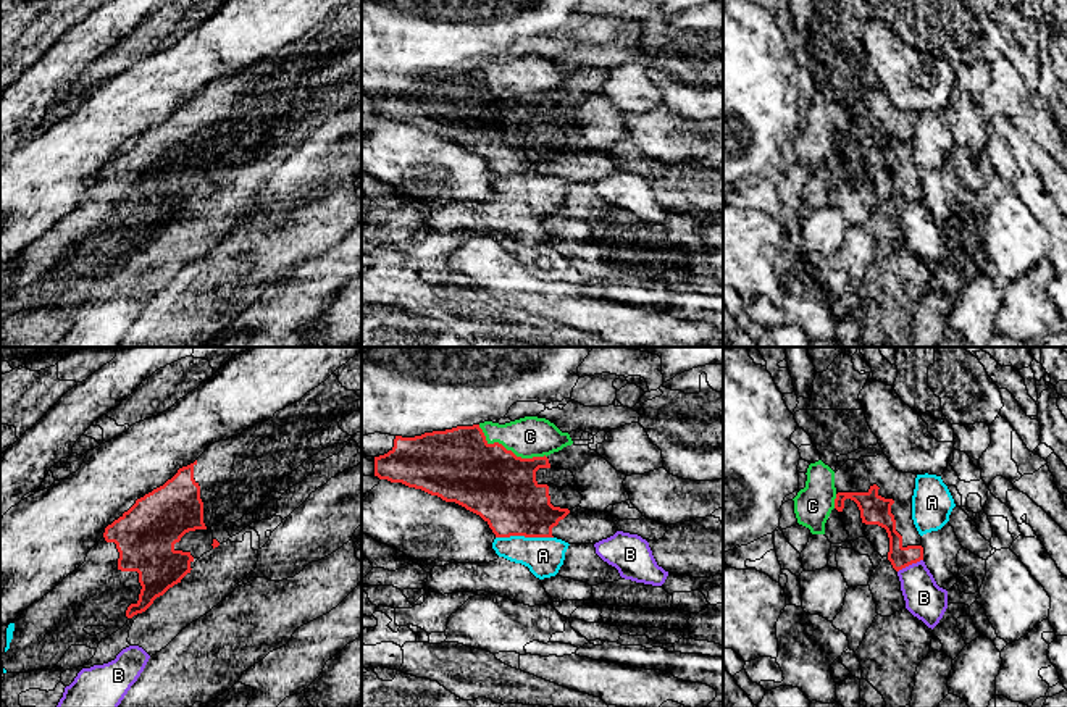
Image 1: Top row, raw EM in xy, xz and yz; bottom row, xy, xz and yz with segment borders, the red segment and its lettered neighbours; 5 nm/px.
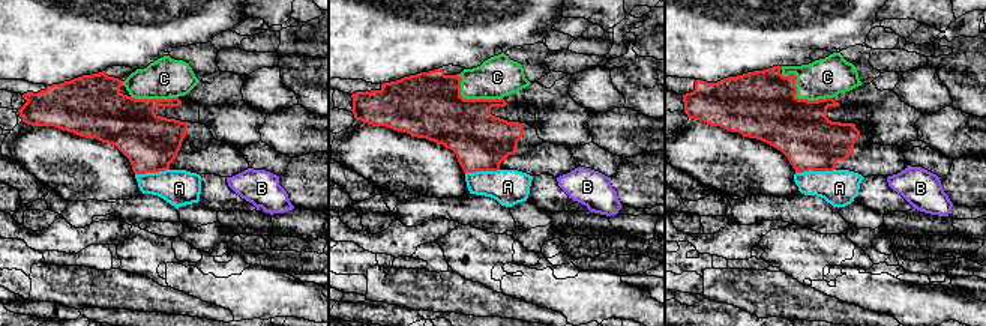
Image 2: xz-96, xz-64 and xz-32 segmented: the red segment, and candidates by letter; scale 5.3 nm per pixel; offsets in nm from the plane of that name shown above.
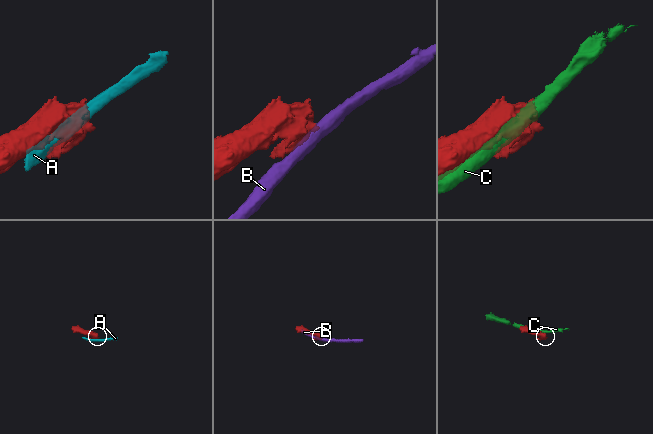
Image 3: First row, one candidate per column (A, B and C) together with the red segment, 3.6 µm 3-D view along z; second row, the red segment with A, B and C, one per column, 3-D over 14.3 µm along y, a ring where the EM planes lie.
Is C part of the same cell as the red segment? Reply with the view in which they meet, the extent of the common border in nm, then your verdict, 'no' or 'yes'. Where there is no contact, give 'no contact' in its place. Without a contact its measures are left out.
contact in xz; length 380 nm; no

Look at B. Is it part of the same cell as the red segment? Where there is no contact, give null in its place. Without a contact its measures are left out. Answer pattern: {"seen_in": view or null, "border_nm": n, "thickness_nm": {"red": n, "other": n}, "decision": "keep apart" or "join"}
{"seen_in": "yz", "border_nm": 140, "thickness_nm": {"red": 110, "other": 190}, "decision": "keep apart"}

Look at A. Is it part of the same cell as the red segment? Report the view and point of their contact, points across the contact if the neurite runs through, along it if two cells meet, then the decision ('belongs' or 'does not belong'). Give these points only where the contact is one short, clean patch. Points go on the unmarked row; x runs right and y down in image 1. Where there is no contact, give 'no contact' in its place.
xz (523, 173) | does not belong

